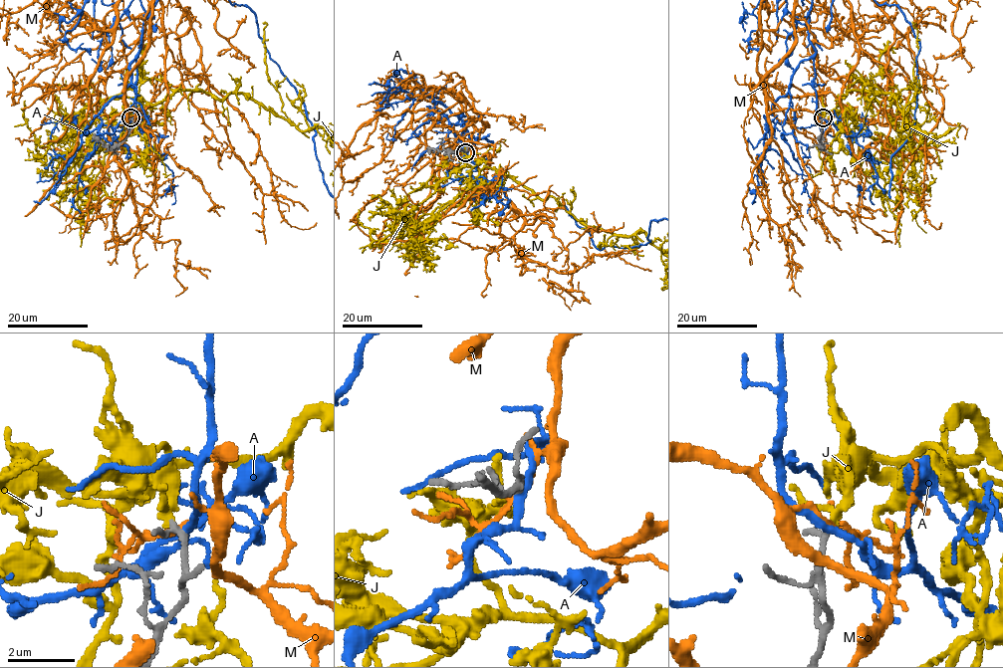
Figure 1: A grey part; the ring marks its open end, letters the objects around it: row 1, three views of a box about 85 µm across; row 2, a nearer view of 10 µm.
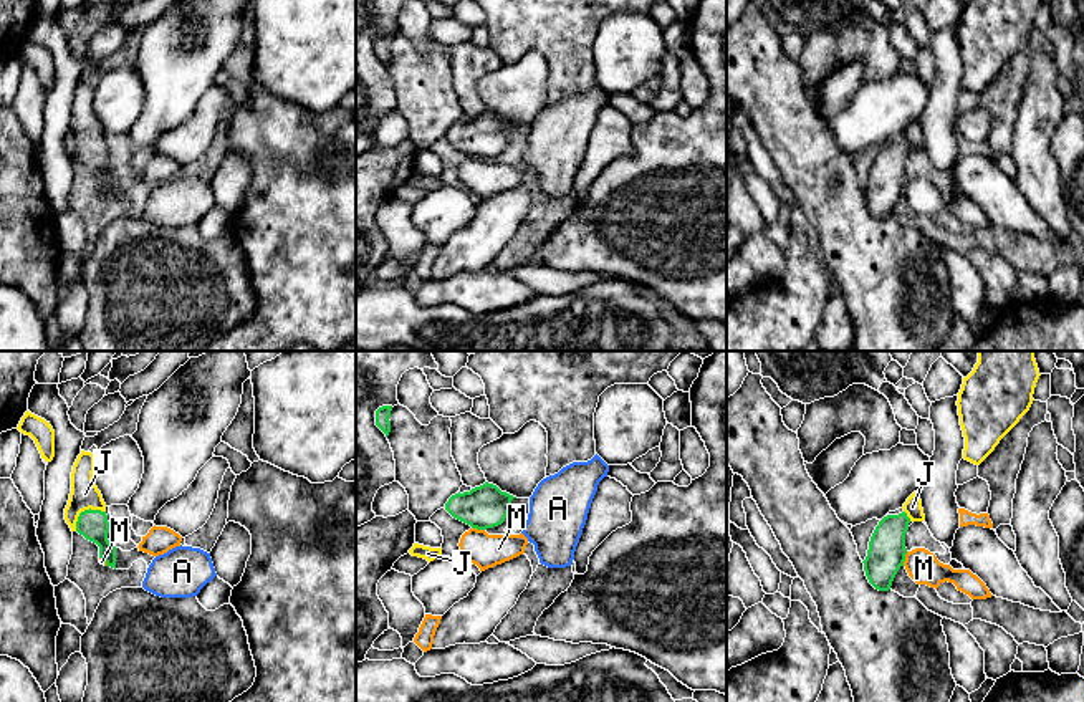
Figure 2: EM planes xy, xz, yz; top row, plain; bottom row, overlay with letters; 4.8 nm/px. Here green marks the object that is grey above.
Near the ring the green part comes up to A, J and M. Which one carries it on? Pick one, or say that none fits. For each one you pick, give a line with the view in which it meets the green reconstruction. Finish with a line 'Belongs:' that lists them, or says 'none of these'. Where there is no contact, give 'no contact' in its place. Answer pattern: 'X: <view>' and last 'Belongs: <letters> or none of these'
J: xy
Belongs: J

